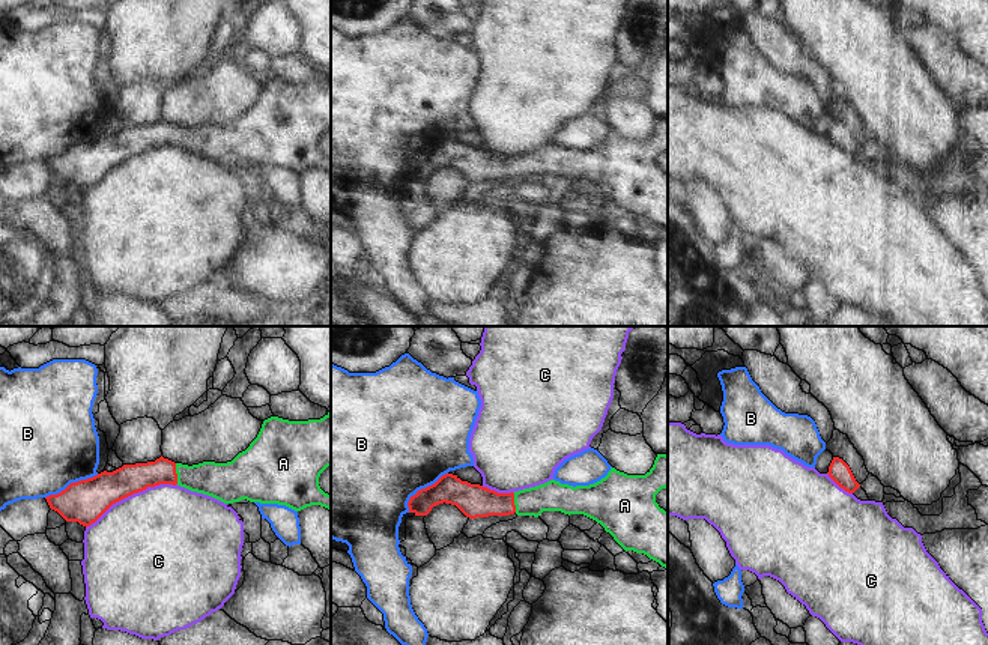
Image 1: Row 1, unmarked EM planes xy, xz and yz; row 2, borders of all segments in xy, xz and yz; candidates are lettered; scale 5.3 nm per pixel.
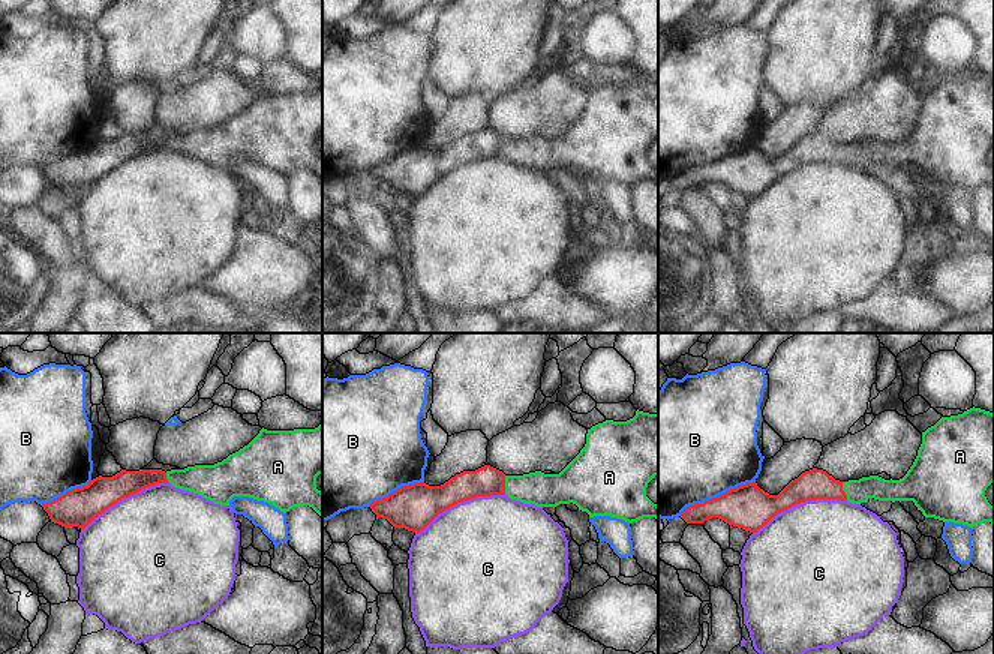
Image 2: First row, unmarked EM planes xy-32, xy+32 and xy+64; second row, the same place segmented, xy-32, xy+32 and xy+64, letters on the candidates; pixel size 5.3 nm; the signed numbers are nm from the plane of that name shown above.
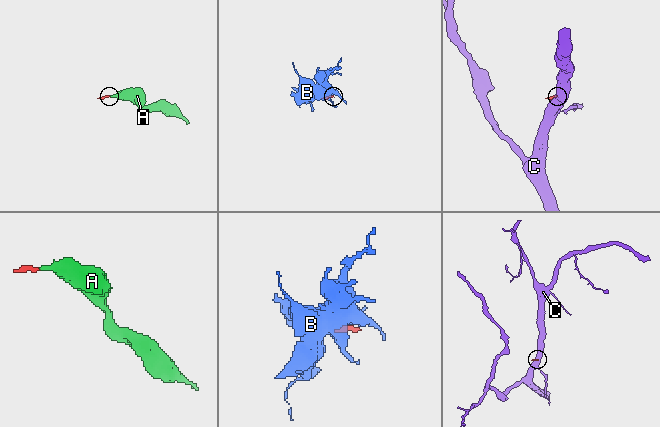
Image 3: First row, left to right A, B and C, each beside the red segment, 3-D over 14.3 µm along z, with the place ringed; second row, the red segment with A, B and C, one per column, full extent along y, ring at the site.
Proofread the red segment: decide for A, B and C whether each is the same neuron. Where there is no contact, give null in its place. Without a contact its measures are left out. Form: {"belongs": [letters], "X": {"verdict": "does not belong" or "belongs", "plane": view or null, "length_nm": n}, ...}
{"belongs": ["A"], "A": {"verdict": "belongs", "plane": "xy", "length_nm": 110}, "B": {"verdict": "does not belong", "plane": "xz", "length_nm": 300}, "C": {"verdict": "does not belong", "plane": "xy", "length_nm": 550}}

